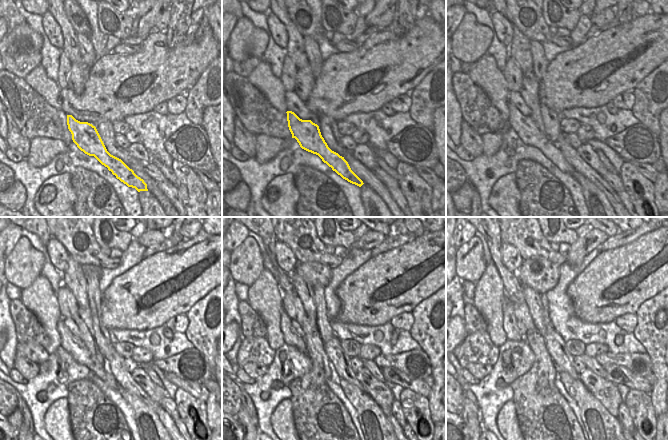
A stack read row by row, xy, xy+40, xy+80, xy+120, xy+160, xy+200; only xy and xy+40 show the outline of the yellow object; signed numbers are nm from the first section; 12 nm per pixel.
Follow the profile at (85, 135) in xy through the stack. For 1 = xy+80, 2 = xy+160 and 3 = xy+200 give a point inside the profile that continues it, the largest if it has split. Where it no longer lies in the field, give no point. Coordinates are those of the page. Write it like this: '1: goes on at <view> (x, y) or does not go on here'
1: goes on at xy+80 (526, 129)
2: goes on at xy+160 (291, 338)
3: goes on at xy+200 (509, 321)

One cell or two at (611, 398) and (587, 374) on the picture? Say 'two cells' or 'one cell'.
one cell

